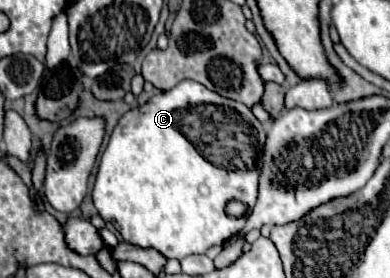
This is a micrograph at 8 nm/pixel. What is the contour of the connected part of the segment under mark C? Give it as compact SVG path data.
M186 79L186 81L180 81L176 87L172 87L170 91L156 93L154 97L148 99L146 105L134 107L126 115L122 115L122 119L118 121L118 125L112 131L112 137L110 137L110 143L106 145L106 151L102 153L100 169L98 169L94 191L92 191L94 205L96 205L98 213L102 215L102 219L112 223L116 227L116 231L120 231L120 235L126 243L132 243L132 245L138 245L144 249L152 247L152 249L160 251L166 259L184 259L184 257L194 255L194 253L206 253L212 245L220 245L230 235L240 233L244 223L246 223L246 215L244 217L228 217L226 205L232 199L240 199L248 207L248 211L254 207L256 193L258 193L258 157L260 157L262 145L264 145L264 131L262 131L260 123L254 123L254 131L252 131L252 125L246 123L238 115L238 111L244 111L244 107L240 103L224 99L222 95L218 95L214 91L208 91L204 85Z

